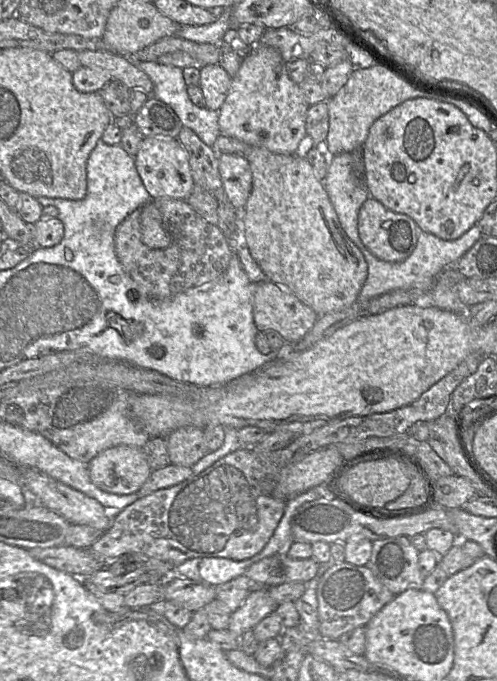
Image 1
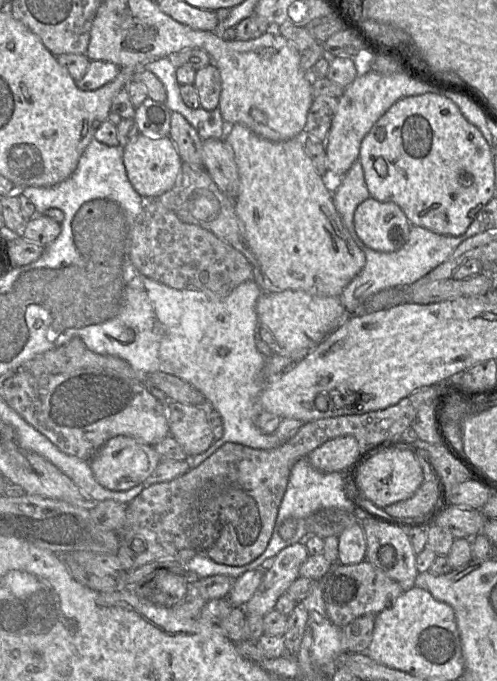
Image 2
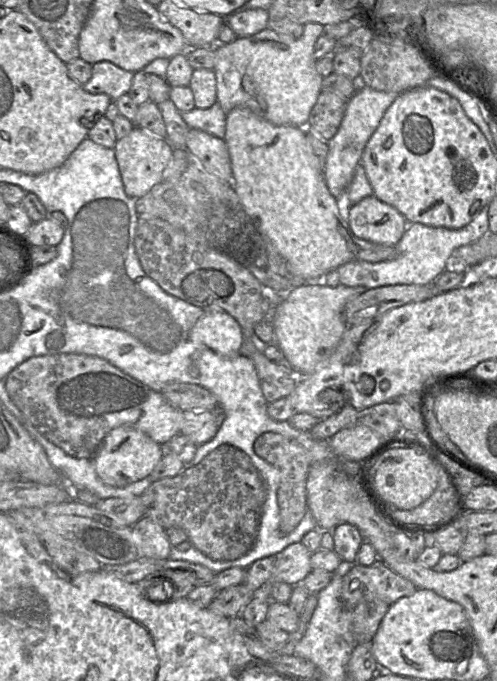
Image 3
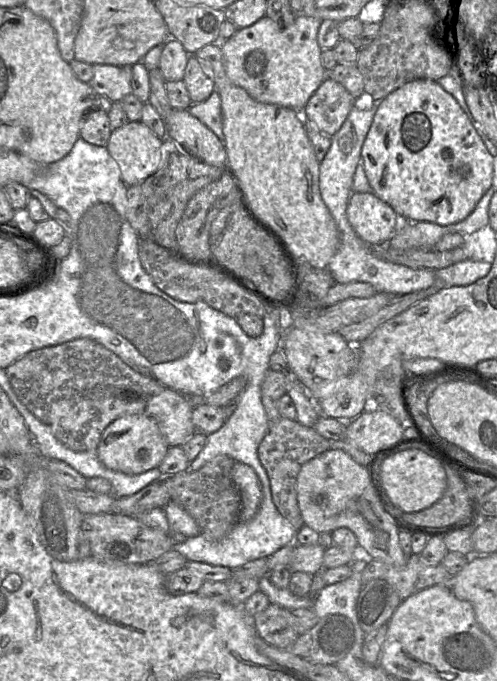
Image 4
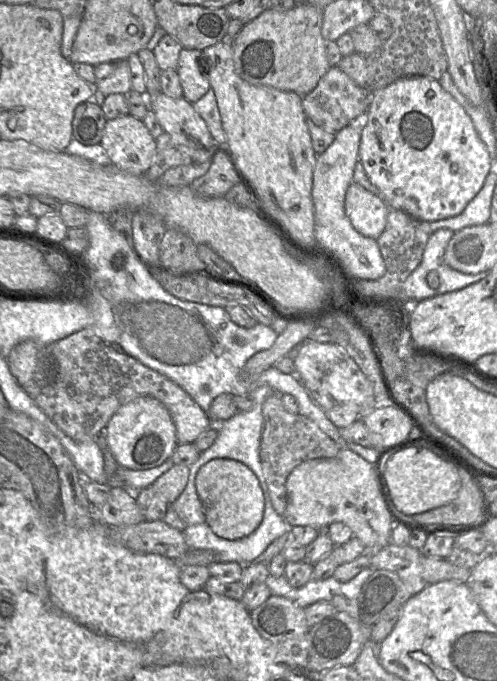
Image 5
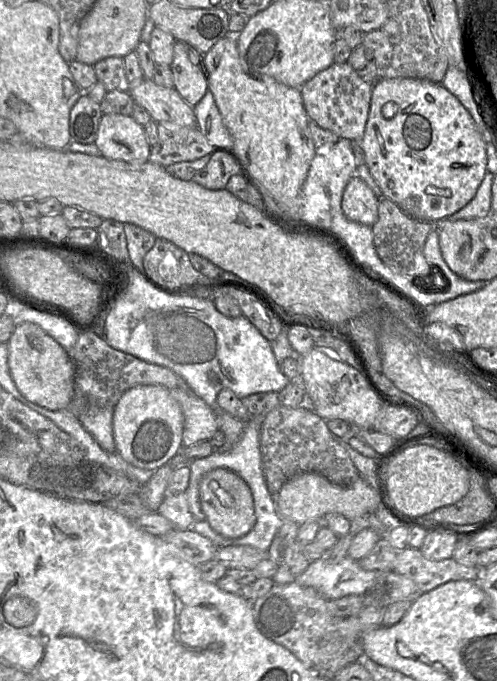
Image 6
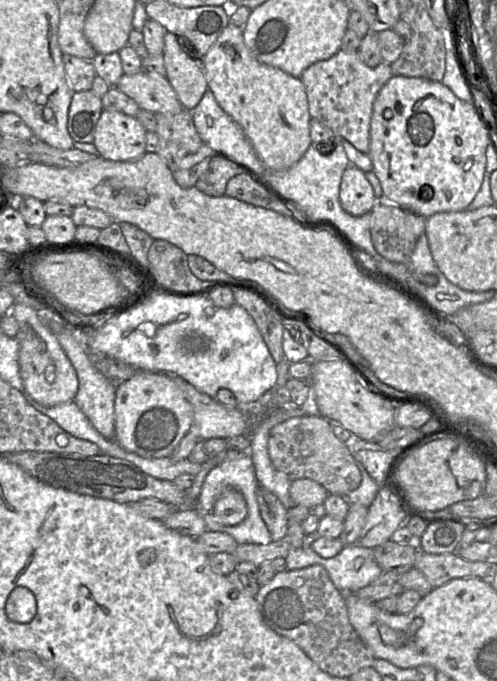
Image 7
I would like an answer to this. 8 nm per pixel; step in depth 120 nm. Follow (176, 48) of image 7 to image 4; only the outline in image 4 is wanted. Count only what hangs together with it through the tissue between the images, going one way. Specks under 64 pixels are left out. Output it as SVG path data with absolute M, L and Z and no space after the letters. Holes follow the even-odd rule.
M195 55L189 56L183 82L192 104L205 101L215 91L212 74L204 68Z

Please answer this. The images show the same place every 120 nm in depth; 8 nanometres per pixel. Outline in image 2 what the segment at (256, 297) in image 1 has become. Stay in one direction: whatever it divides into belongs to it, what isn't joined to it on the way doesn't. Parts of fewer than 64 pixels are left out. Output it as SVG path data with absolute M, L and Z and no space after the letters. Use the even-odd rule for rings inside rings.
M297 290L262 291L256 303L256 313L260 325L270 329L284 350L315 349L351 317L340 297L320 297Z

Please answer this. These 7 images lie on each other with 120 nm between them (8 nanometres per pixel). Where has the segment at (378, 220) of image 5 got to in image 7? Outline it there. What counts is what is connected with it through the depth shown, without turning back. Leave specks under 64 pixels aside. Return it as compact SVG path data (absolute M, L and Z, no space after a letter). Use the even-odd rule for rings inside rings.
M349 161L349 166L345 169L342 176L339 192L340 204L350 215L362 216L372 211L376 197L373 187L366 178L365 173L355 166L350 166L350 164L352 163Z

